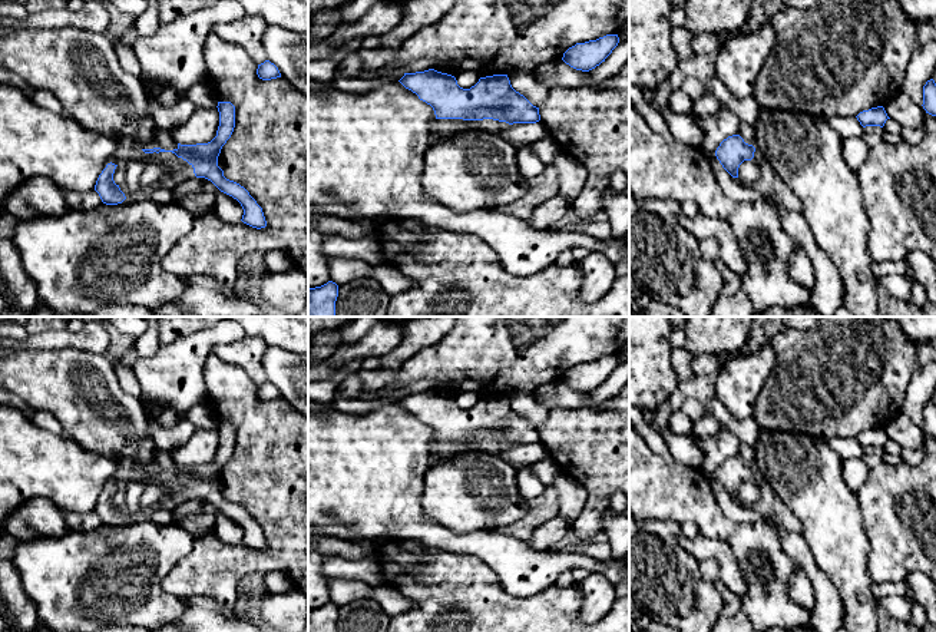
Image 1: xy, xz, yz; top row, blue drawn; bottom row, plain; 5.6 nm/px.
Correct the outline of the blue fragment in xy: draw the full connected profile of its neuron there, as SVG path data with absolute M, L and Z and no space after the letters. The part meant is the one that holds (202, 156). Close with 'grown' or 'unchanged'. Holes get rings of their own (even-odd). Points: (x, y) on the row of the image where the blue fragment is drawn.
M218 102L219 126L216 136L208 143L181 145L173 150L161 148L140 149L139 146L123 143L118 148L112 161L99 175L95 191L106 205L122 204L126 196L119 185L113 181L113 173L118 165L125 165L129 159L156 161L163 165L166 175L152 185L142 189L139 196L148 196L158 188L173 189L178 183L191 179L192 176L211 181L221 192L237 199L242 209L242 222L261 229L267 226L262 208L239 183L224 176L224 171L218 166L218 156L222 146L231 138L235 128L235 106L231 102Z; grown

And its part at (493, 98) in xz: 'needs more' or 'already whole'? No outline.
needs more

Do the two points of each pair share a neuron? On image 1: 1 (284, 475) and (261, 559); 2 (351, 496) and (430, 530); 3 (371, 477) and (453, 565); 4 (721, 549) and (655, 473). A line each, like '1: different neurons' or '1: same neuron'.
1: same neuron
2: same neuron
3: different neurons
4: different neurons

